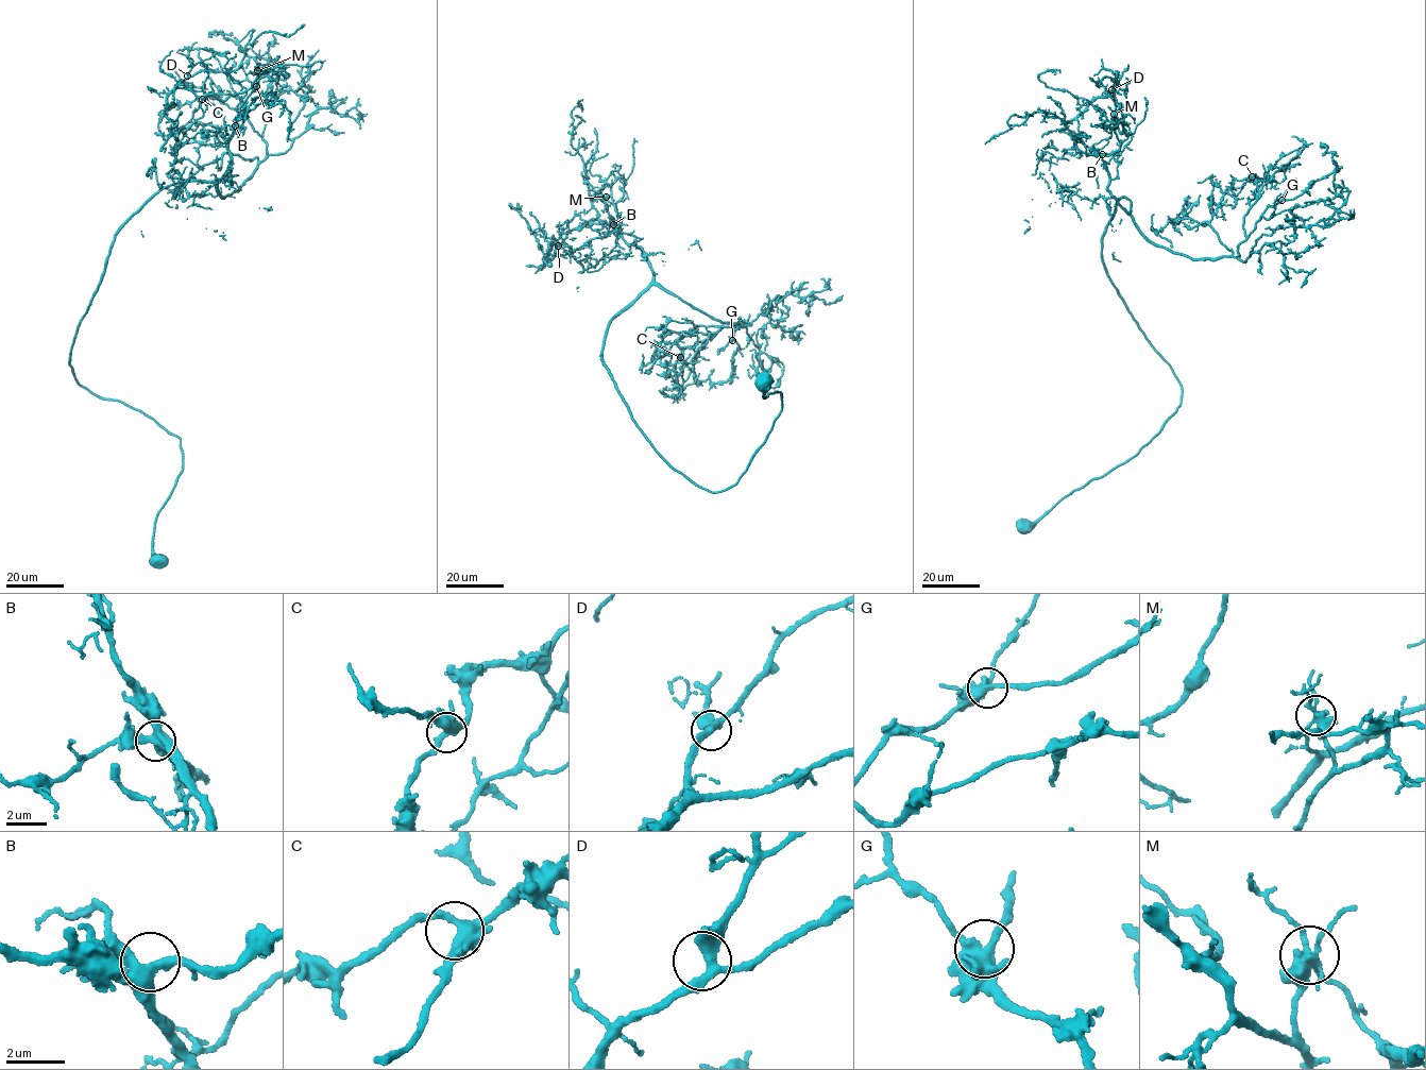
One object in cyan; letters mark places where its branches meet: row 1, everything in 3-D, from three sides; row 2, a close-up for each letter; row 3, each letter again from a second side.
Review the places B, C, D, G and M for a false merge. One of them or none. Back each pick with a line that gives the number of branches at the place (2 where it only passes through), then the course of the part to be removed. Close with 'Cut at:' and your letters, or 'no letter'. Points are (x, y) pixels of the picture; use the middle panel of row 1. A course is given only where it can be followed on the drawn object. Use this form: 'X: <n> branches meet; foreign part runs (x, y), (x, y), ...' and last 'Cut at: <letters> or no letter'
M: 4 branches meet; foreign part runs (606, 197), (616, 226), (549, 258), (550, 242), (546, 262), (556, 251), (665, 261), (696, 242), (701, 250)
Cut at: M

